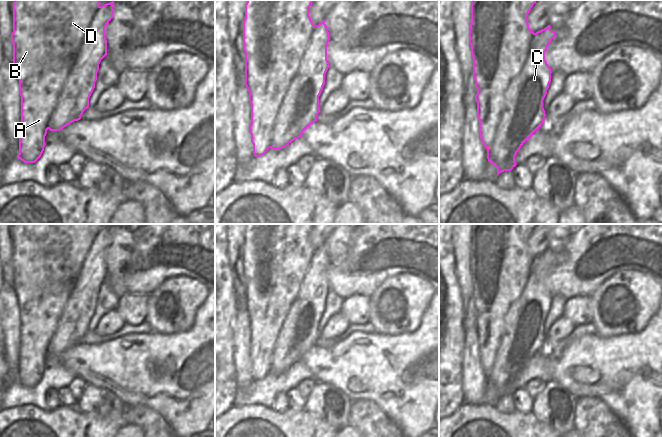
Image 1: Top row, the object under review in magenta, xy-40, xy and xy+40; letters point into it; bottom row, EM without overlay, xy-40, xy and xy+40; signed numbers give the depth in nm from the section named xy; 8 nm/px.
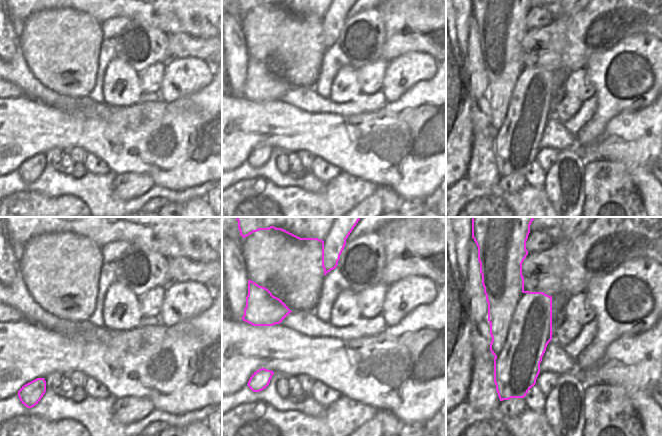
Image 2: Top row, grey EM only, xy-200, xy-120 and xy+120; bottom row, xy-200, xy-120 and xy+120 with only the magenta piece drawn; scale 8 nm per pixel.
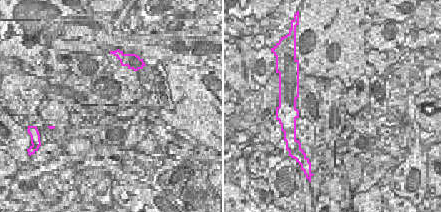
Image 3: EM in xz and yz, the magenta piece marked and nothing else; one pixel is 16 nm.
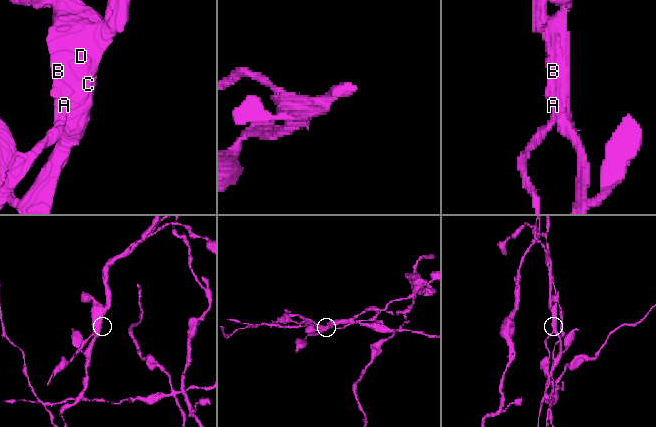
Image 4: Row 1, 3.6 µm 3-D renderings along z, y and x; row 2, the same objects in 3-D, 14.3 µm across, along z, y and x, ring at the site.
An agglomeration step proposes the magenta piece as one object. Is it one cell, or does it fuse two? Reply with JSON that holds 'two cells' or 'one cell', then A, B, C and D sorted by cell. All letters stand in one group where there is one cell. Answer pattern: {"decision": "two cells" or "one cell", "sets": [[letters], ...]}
{"decision": "two cells", "sets": [["A", "B", "D"], ["C"]]}

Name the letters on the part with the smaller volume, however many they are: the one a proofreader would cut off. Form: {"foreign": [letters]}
{"foreign": ["A", "B", "D"]}

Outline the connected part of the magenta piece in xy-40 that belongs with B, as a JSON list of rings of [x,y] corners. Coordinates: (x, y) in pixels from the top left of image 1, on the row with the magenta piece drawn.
[[[14,0],[13,64],[19,80],[21,122],[18,159],[35,163],[44,151],[51,116],[81,50],[85,36],[99,10],[99,0]]]

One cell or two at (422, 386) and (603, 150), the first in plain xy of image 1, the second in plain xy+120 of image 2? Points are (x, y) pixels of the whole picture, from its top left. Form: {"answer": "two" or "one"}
{"answer": "one"}

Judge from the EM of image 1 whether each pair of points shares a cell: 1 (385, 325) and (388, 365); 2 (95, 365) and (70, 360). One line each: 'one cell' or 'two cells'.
1: two cells
2: one cell

